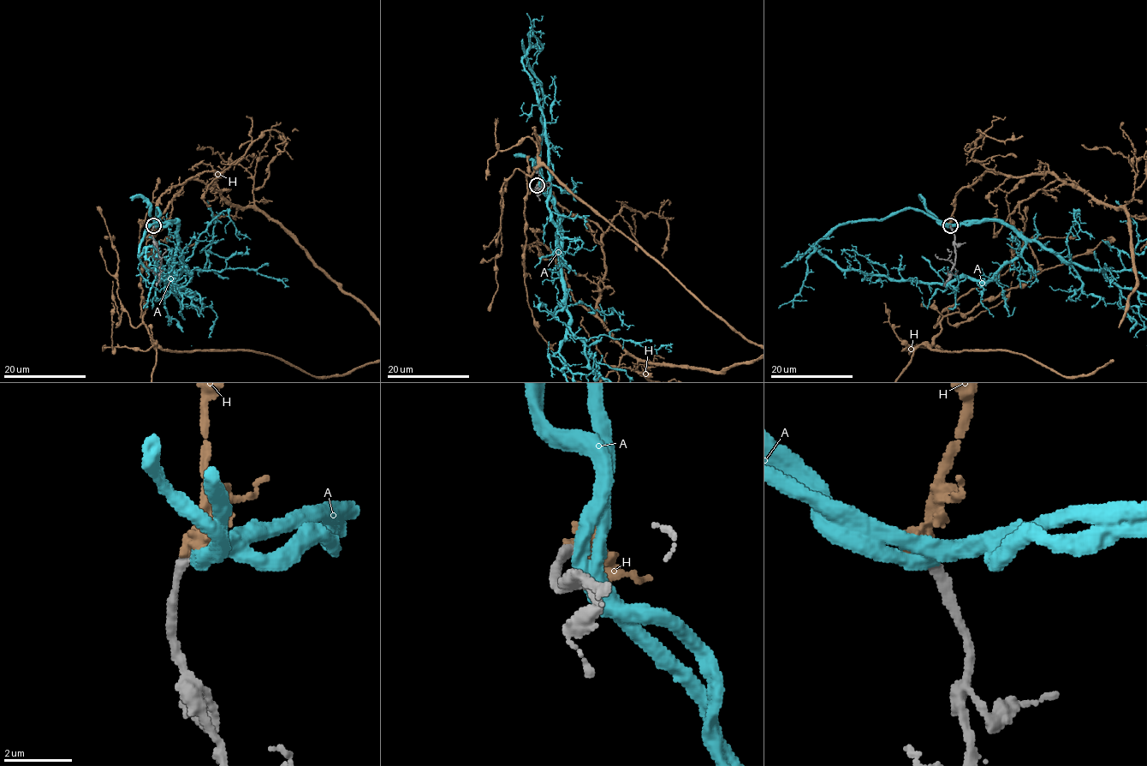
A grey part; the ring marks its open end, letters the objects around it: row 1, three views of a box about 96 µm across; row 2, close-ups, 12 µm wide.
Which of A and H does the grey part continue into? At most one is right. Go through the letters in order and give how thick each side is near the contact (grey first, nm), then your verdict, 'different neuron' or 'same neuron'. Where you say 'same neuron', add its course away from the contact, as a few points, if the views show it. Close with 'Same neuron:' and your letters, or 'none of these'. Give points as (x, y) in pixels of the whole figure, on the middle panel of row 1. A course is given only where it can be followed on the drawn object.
A: calibres 320 and 500 nm; different neuron
H: calibres 320 and 320 nm; same neuron
Same neuron: H

